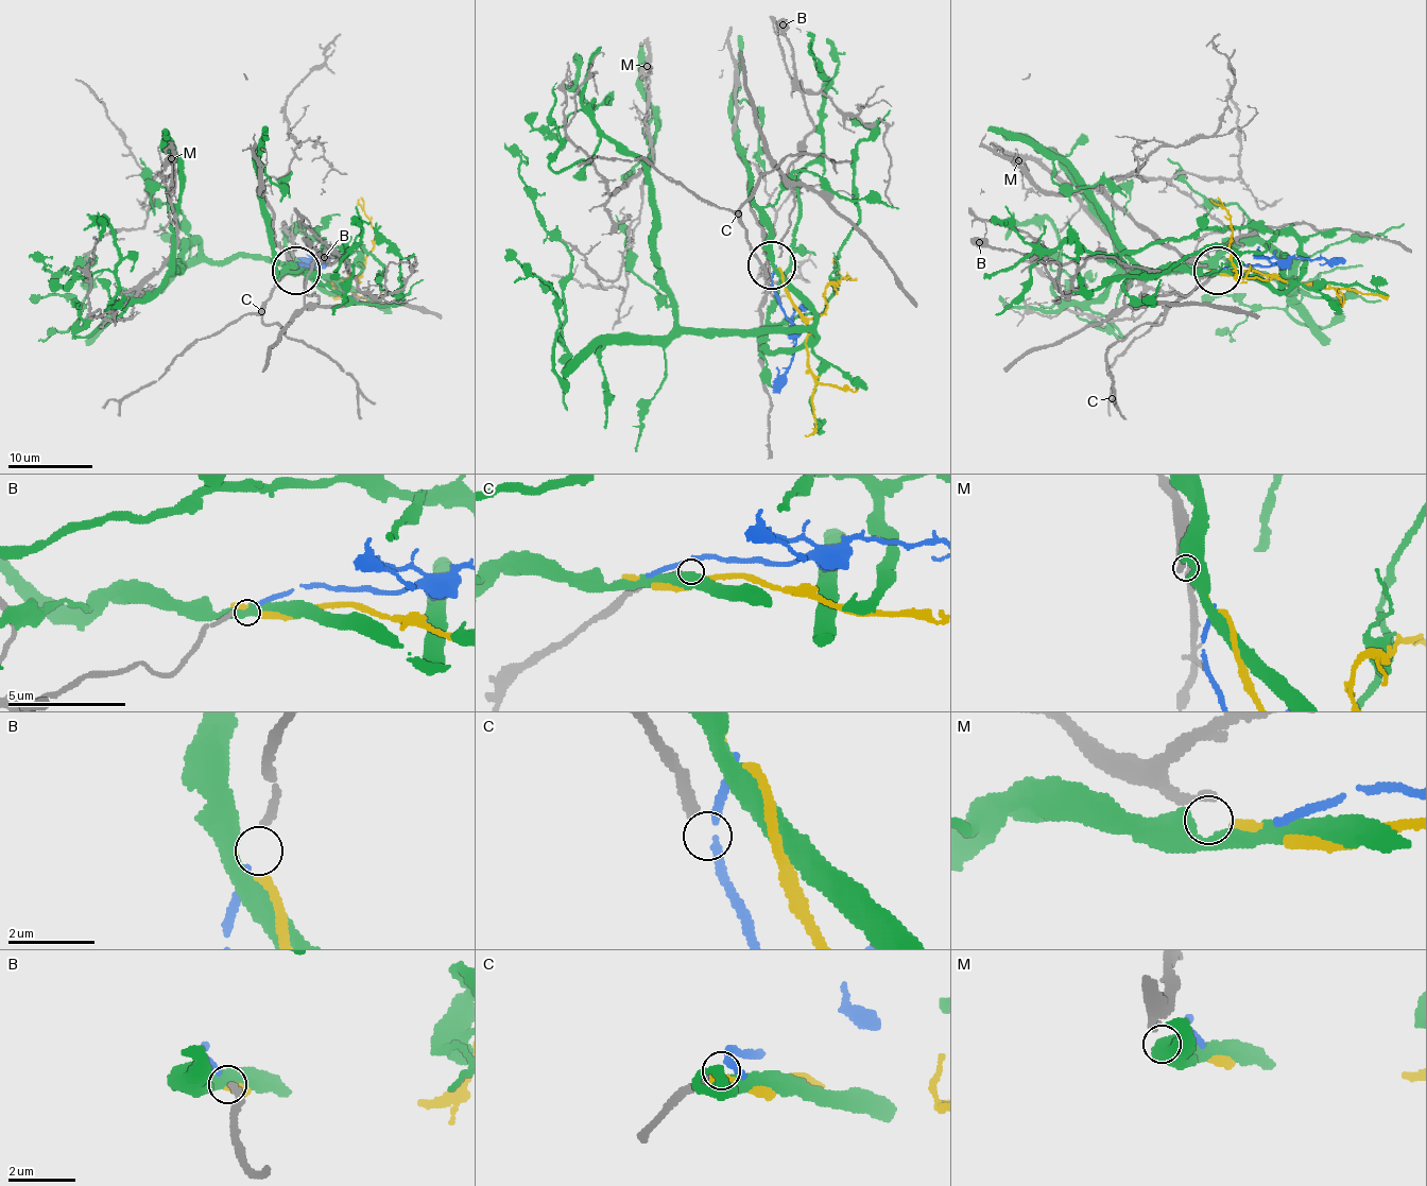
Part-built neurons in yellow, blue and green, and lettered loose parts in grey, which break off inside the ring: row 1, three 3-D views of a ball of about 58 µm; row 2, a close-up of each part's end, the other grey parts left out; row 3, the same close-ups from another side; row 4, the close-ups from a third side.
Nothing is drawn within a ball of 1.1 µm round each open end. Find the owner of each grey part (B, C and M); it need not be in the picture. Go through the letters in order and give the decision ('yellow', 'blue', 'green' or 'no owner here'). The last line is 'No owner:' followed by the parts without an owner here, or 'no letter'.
B: blue
C: no owner here
M: yellow
No owner: C

